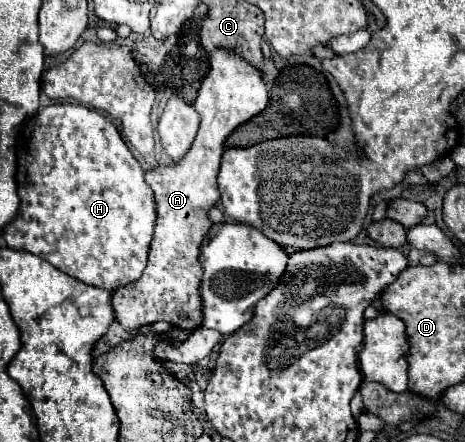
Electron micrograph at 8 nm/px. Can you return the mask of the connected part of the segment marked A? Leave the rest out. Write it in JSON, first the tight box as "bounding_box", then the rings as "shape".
{"bounding_box":[112,49,268,331],"shape":[[[222,49],[214,51],[210,57],[210,73],[202,81],[194,103],[196,111],[200,113],[200,129],[190,151],[186,153],[186,159],[180,159],[168,167],[158,165],[146,171],[146,181],[156,195],[158,213],[148,265],[136,283],[120,287],[112,295],[116,319],[126,331],[136,331],[142,325],[156,321],[166,321],[186,331],[194,331],[198,325],[202,325],[202,265],[198,257],[202,239],[212,227],[208,211],[220,199],[216,177],[222,153],[226,149],[224,143],[238,125],[264,111],[266,105],[268,93],[262,81],[262,73],[236,53]]]}

